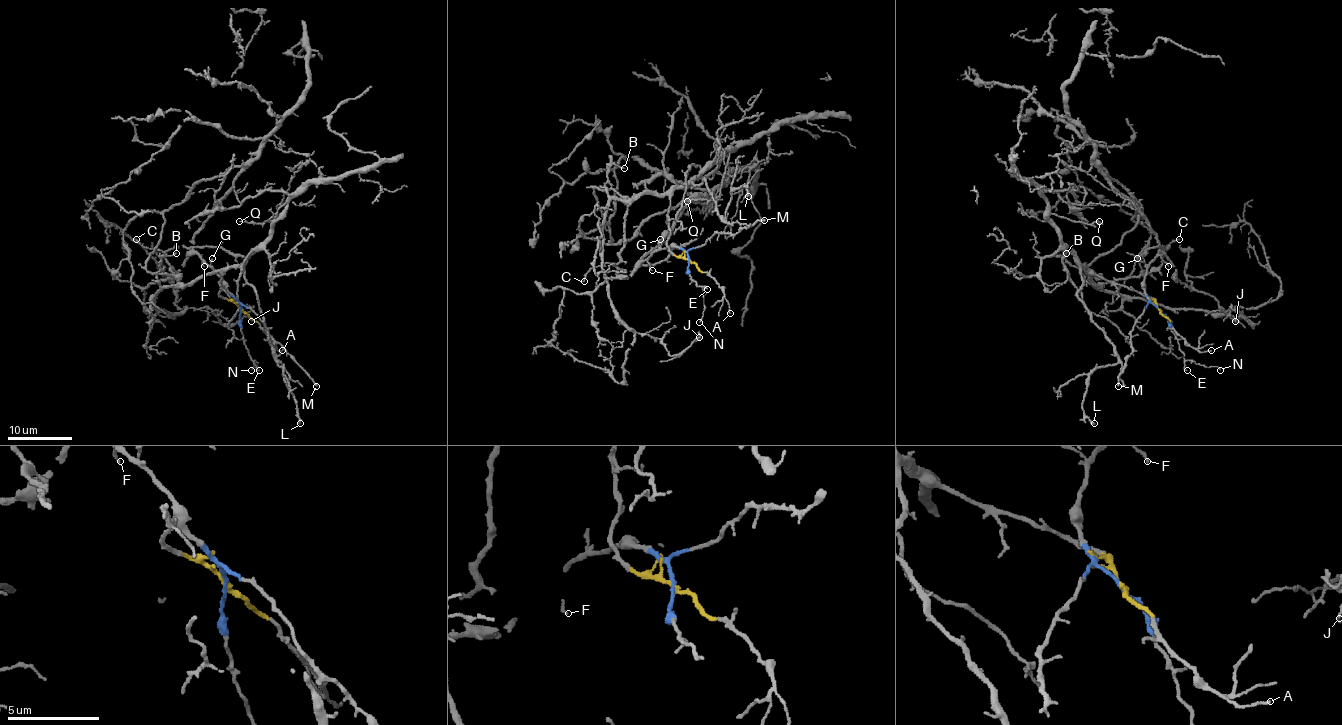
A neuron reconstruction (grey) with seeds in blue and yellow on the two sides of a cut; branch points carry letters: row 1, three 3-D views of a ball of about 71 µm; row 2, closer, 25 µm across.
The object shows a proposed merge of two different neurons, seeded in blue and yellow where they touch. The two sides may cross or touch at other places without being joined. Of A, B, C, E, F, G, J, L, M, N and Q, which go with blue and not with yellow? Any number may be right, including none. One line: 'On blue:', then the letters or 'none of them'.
On blue: E, F, G, M, N

